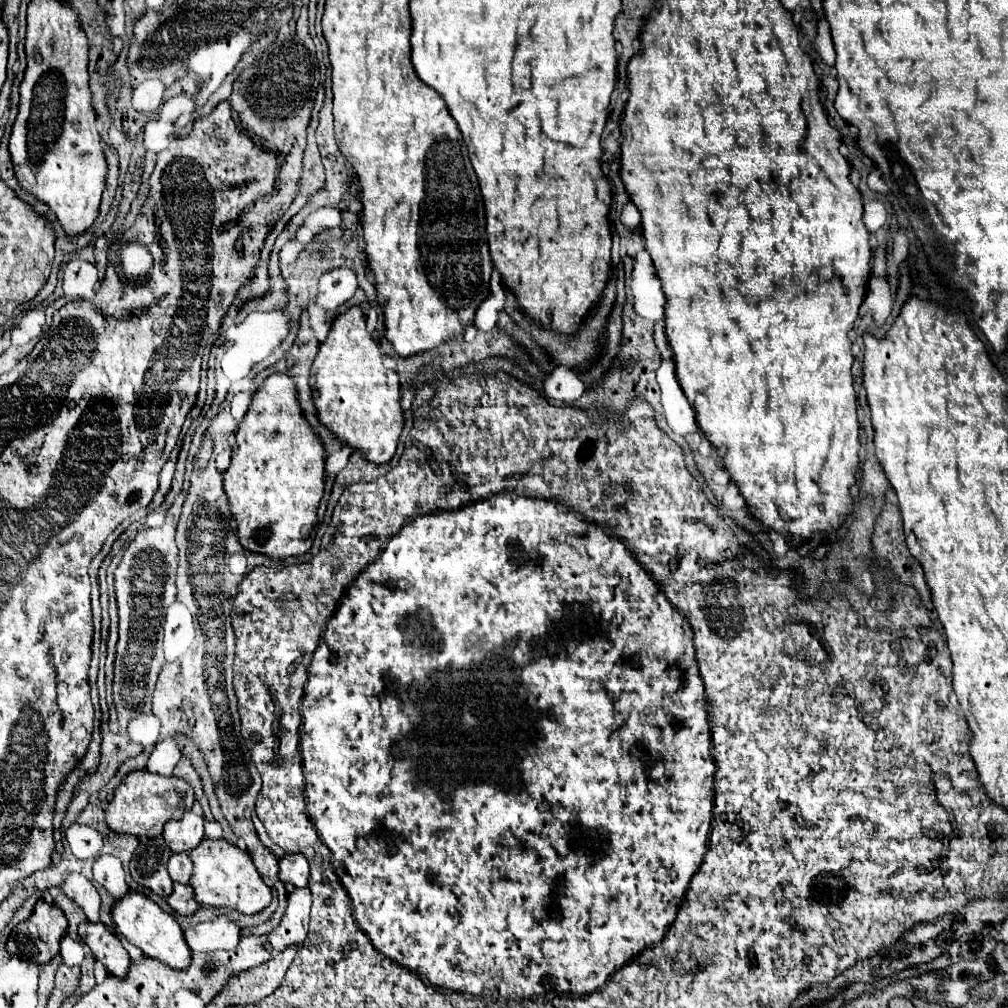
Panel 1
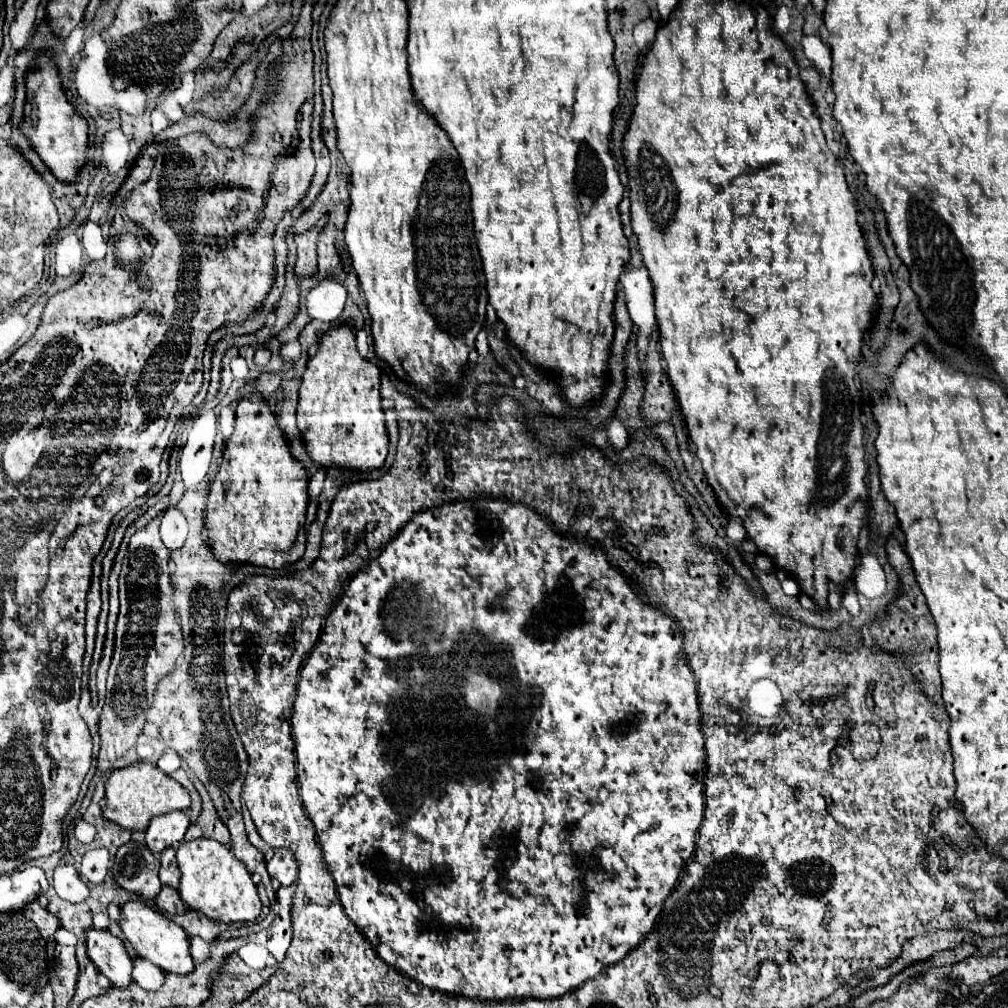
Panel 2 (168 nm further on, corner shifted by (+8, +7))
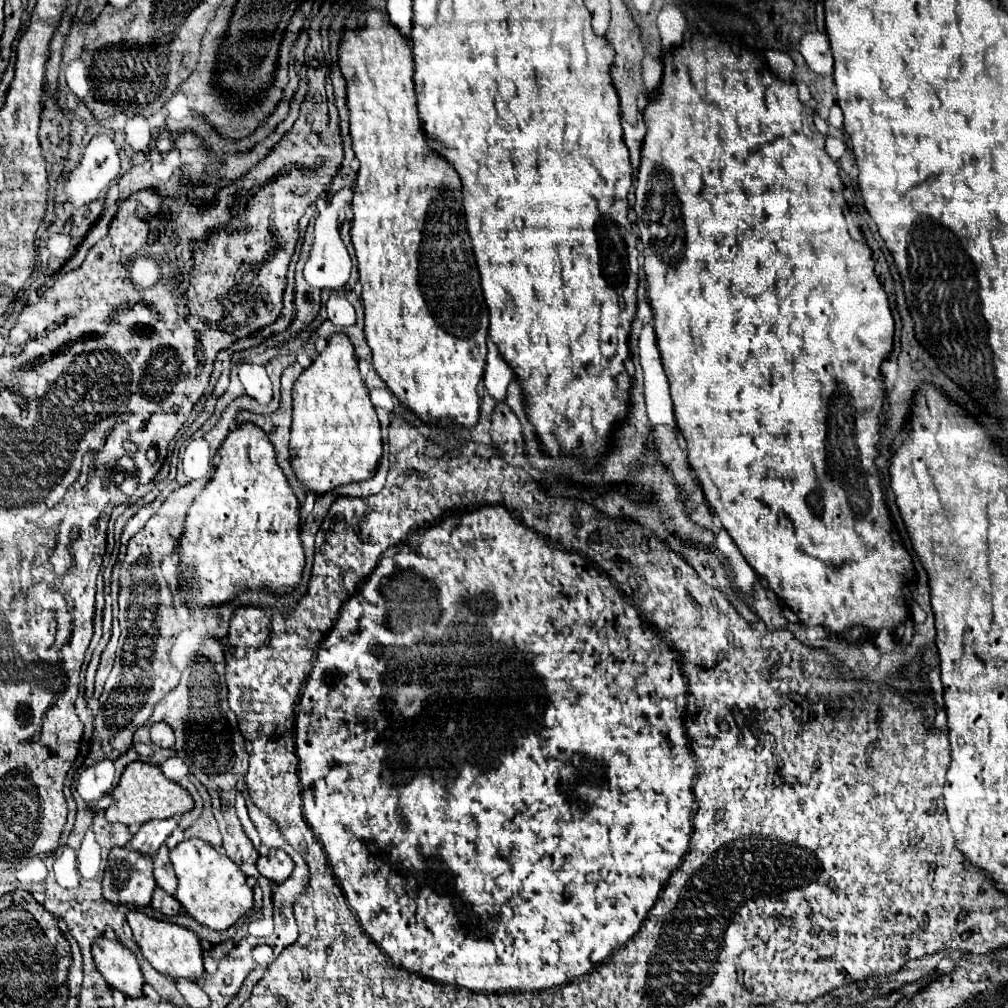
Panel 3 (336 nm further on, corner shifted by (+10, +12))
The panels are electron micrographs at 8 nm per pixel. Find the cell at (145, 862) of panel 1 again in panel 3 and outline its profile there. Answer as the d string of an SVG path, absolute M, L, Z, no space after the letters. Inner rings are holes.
M116 846L108 854L104 872L104 898L114 904L132 904L144 908L150 904L156 880L146 856L126 846Z

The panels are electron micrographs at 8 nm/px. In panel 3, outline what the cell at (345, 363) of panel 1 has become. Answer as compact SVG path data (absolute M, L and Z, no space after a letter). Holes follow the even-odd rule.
M338 332L328 340L326 350L318 354L318 358L300 374L294 382L294 420L292 420L292 438L290 438L290 460L296 476L304 482L306 492L324 494L334 490L336 486L348 482L368 480L376 474L378 462L382 458L382 438L380 438L380 422L376 418L376 410L370 402L368 388L358 372L358 360L354 354L354 346L348 334Z

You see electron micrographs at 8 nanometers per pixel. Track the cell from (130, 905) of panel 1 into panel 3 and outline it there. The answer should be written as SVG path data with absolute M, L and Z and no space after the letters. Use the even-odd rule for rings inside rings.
M138 908L130 910L126 914L126 920L132 928L134 940L142 950L142 956L162 974L166 974L168 978L188 978L188 980L198 980L204 974L202 968L202 950L200 950L200 938L178 924L172 922L164 922L164 920L154 920L150 916L146 916L144 912L140 912Z

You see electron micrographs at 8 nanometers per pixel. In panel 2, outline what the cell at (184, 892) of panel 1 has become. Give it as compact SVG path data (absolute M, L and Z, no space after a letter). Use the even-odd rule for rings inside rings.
M162 885L158 897L154 899L156 901L156 907L160 911L166 911L166 913L174 913L174 915L182 915L186 909L184 909L184 903L178 895L178 891L174 887L168 887L168 885Z

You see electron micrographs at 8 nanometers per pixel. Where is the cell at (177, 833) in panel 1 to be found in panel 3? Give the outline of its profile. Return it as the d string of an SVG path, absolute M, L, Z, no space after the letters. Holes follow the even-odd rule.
M176 818L150 820L150 822L142 824L140 830L134 834L132 846L146 856L154 856L158 852L158 848L164 844L164 840L174 832L176 826L178 826Z

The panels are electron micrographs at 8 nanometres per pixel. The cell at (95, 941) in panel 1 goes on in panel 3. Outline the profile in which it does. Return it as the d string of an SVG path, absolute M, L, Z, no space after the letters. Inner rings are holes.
M100 936L92 946L92 956L98 972L112 988L126 996L142 996L144 976L138 968L136 956L120 940Z

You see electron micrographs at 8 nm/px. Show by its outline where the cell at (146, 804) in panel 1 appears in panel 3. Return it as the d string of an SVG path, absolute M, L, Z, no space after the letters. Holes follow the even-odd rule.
M142 760L126 766L118 786L112 790L112 798L114 798L114 804L106 810L106 820L108 822L122 822L126 826L144 824L154 818L178 818L184 812L192 810L192 806L194 806L192 796L178 782L168 780L162 774L160 766L148 764Z

